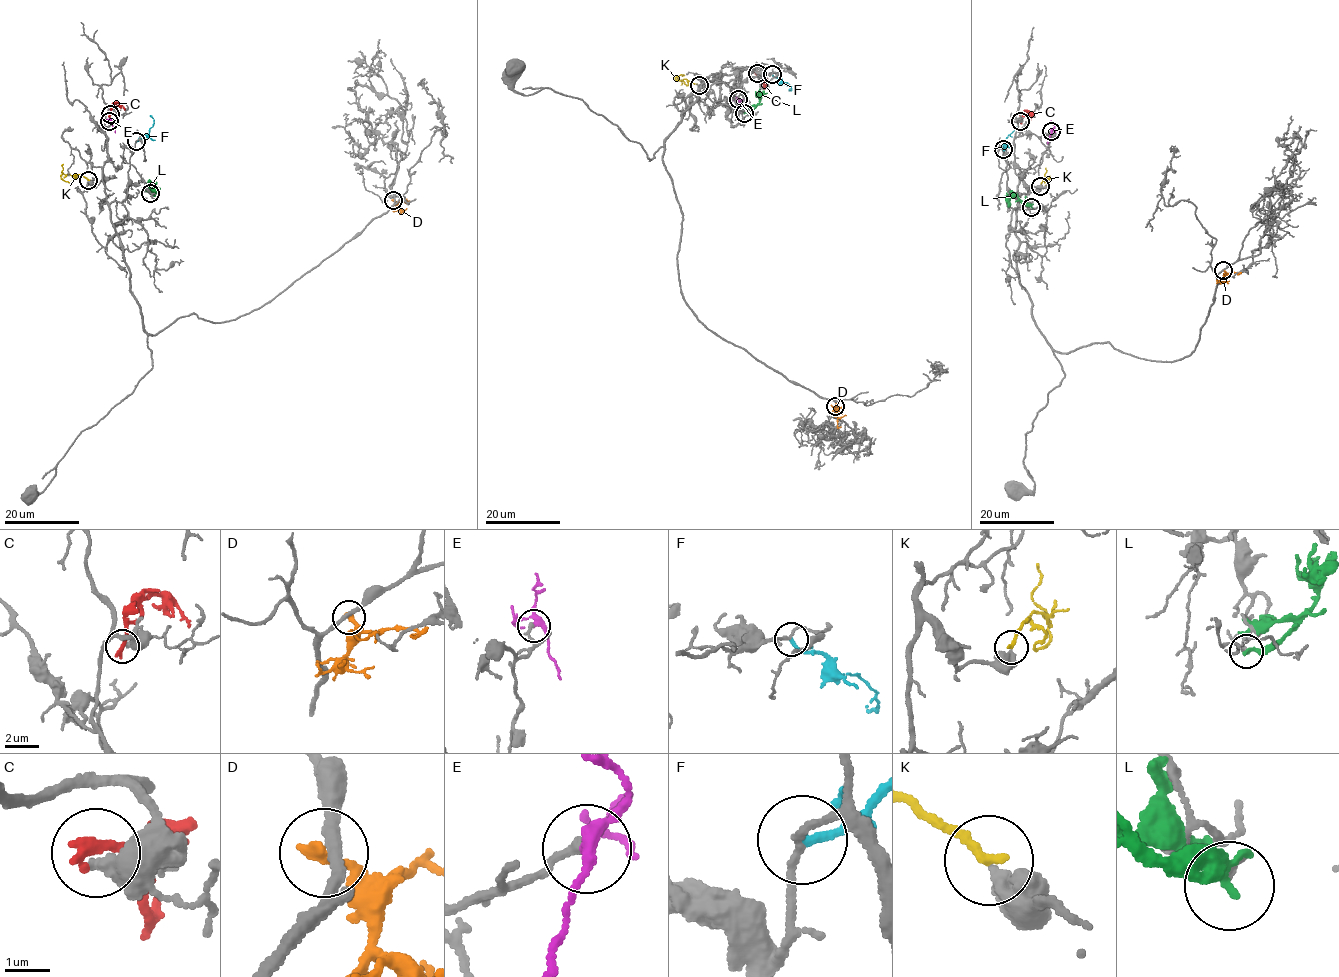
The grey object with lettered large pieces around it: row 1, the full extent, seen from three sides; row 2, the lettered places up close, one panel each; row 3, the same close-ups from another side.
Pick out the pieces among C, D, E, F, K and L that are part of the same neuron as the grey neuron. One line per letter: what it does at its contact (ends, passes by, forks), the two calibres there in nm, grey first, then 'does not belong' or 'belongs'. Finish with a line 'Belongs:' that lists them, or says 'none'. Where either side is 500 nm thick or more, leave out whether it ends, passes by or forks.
C: it ends there; 400 nm thick on the grey side, 280 nm on the other; does not belong
D: it ends there; 240 nm thick on the grey side, 260 nm on the other; does not belong
E: it forks there; 190 nm thick on the grey side, 240 nm on the other; belongs
F: it ends there; 130 nm thick on the grey side, 200 nm on the other; does not belong
K: it ends there; 440 nm thick on the grey side, 200 nm on the other; belongs
L: it ends there; 170 nm thick on the grey side, 240 nm on the other; does not belong
Belongs: E, K

